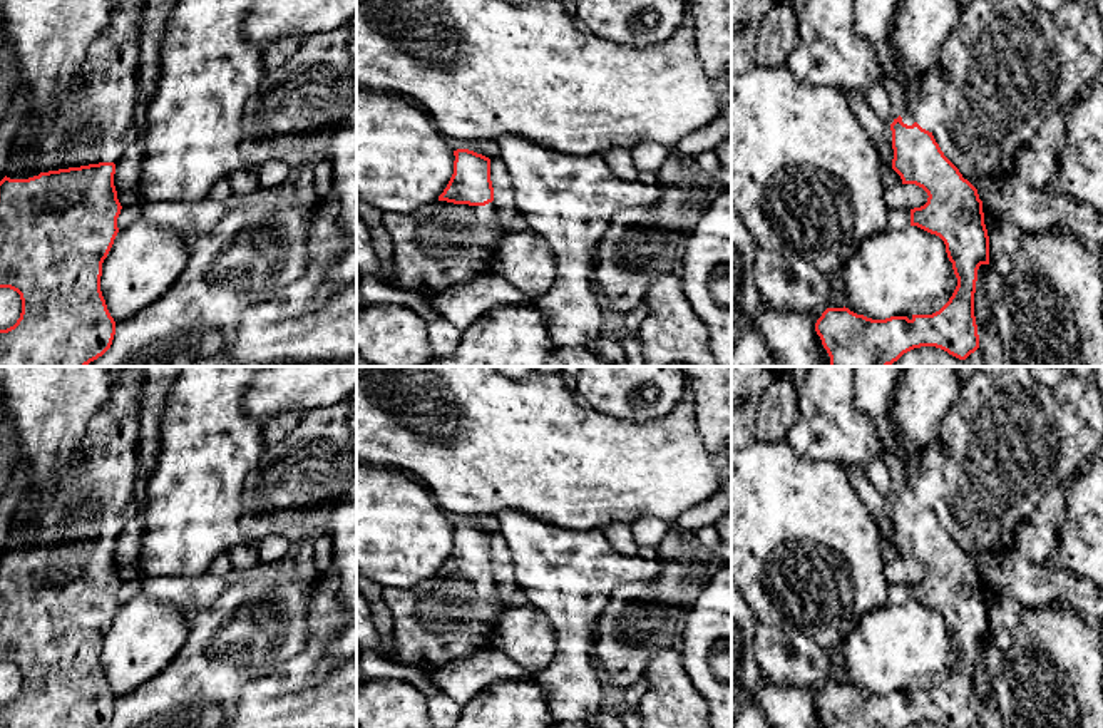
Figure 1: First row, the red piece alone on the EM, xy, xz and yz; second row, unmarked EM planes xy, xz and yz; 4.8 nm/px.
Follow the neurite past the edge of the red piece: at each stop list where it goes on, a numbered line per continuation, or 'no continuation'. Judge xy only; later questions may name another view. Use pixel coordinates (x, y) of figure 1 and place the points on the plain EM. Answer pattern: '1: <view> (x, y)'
1: xy (96, 499)

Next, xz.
1: xz (441, 620)

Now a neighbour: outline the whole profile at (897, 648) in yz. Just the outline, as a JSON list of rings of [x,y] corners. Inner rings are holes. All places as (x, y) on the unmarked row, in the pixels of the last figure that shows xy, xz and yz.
[[[917,601],[887,604],[865,614],[832,654],[845,669],[845,683],[872,695],[932,690],[952,671],[957,653],[944,616]]]

